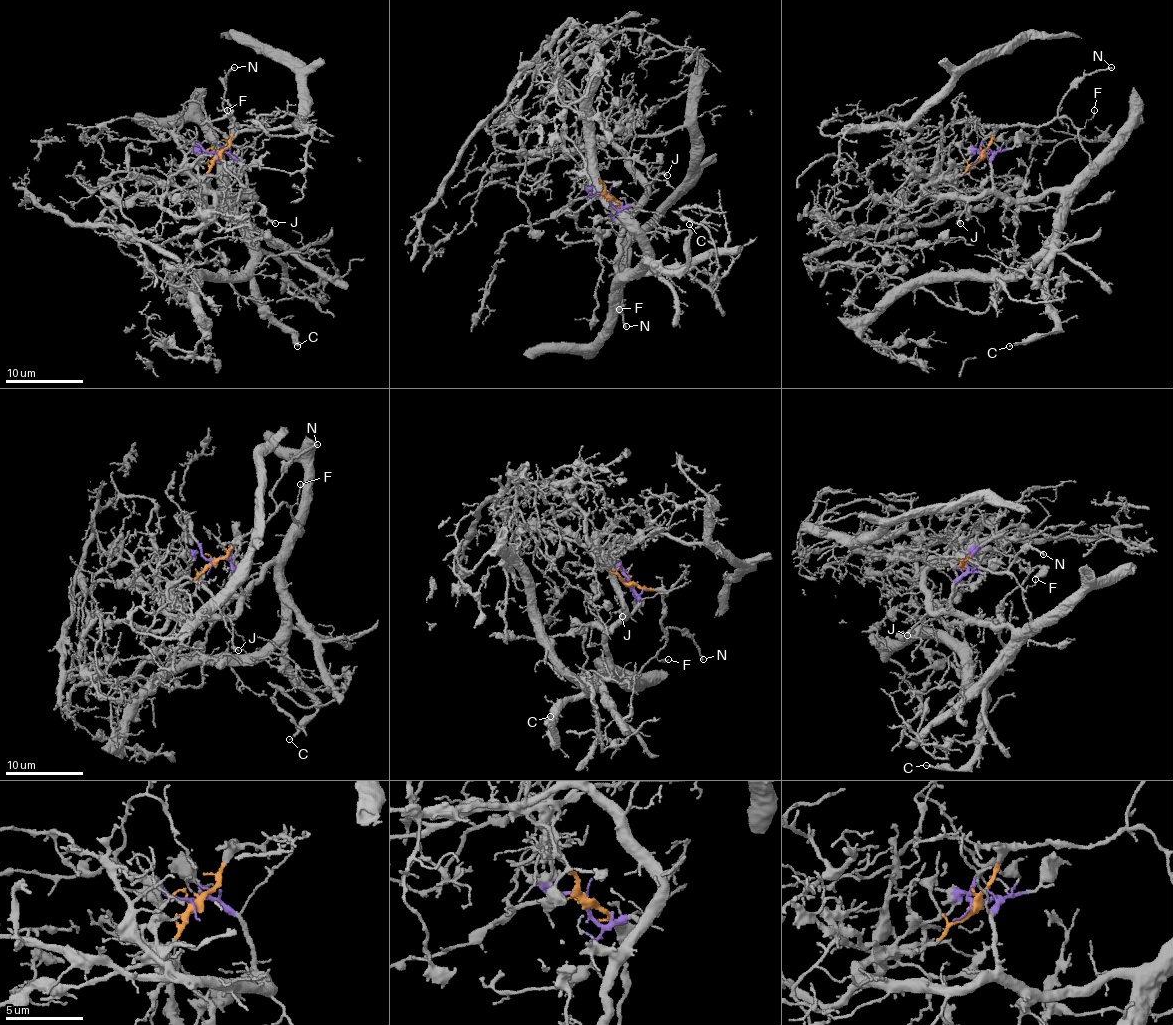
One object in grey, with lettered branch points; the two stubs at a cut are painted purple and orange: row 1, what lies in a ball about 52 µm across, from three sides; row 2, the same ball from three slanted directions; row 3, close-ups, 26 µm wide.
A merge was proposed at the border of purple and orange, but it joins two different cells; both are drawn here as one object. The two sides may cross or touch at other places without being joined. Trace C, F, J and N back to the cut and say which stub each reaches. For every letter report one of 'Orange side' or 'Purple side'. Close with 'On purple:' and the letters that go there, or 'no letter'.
C: Purple side
F: Orange side
J: Purple side
N: Orange side
On purple: C, J

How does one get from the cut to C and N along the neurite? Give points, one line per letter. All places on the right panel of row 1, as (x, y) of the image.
C: (983, 155), (993, 153), (993, 186), (1009, 198), (1061, 196), (1059, 231), (1048, 256), (1055, 328), (1009, 346)
N: (983, 155), (999, 128), (1048, 124), (1055, 116), (1065, 95), (1086, 75), (1112, 67)

